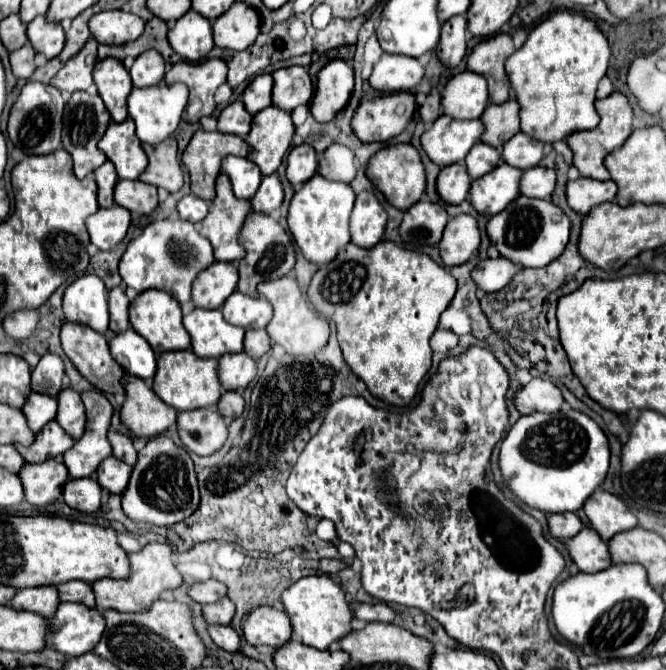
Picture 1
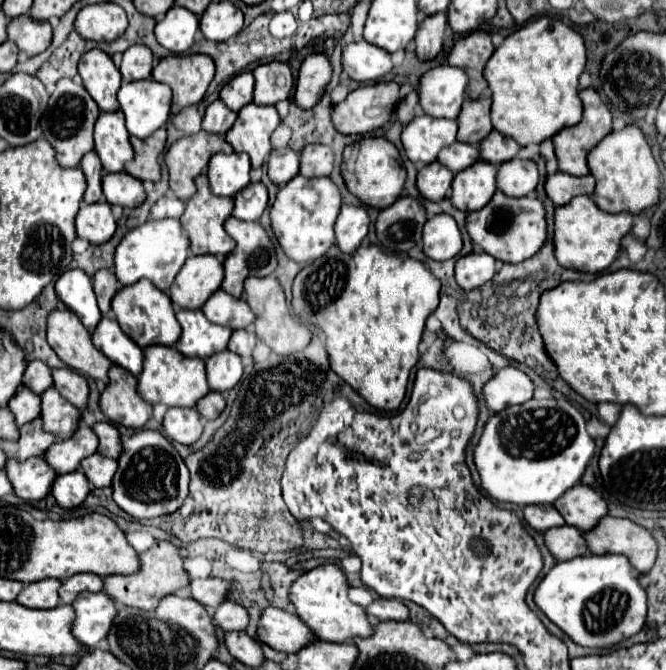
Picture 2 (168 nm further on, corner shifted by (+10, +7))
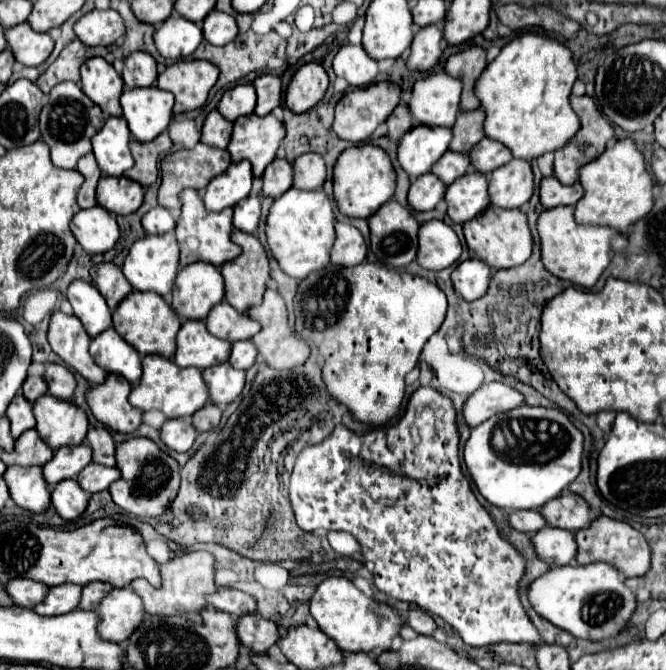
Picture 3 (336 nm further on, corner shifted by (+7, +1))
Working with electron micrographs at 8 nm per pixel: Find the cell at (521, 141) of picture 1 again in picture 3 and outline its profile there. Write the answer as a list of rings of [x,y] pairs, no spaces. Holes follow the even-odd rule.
[[[484,137],[472,149],[470,161],[472,161],[472,165],[478,171],[482,171],[484,175],[490,175],[494,169],[498,169],[498,167],[506,165],[508,161],[512,161],[512,153],[500,141],[494,141],[490,137]]]

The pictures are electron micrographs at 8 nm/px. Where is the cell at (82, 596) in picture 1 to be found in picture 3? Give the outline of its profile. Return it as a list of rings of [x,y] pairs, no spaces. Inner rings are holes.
[[[94,581],[94,583],[88,583],[84,589],[82,589],[82,597],[80,597],[80,603],[78,607],[80,609],[96,609],[100,599],[112,589],[110,583],[100,583],[100,581]]]

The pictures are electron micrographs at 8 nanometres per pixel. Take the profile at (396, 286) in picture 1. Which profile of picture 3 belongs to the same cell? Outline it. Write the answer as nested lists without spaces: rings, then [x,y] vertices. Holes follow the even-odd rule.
[[[330,263],[300,281],[294,297],[294,311],[298,335],[312,341],[324,357],[322,377],[330,395],[344,403],[358,421],[384,425],[398,415],[406,391],[404,377],[418,365],[418,355],[424,343],[444,321],[446,295],[424,277],[378,263],[360,263],[356,267]]]

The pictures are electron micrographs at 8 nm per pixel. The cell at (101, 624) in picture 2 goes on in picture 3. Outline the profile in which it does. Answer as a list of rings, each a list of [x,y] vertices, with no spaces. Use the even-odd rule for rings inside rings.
[[[112,589],[96,609],[100,623],[98,633],[102,639],[122,643],[142,623],[144,607],[140,597],[130,589]]]

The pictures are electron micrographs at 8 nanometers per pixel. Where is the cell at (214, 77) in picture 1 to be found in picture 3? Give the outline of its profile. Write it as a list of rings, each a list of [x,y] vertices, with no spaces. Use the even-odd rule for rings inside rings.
[[[196,59],[194,61],[178,61],[170,67],[166,67],[166,71],[158,75],[158,87],[174,93],[174,97],[176,97],[174,115],[202,107],[208,99],[208,91],[214,87],[216,81],[218,81],[218,69],[210,61],[196,61]]]

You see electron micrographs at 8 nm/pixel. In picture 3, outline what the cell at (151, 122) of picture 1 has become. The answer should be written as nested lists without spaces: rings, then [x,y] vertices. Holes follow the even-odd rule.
[[[154,85],[146,89],[126,89],[120,97],[120,105],[134,139],[146,143],[166,131],[172,119],[174,95]]]

